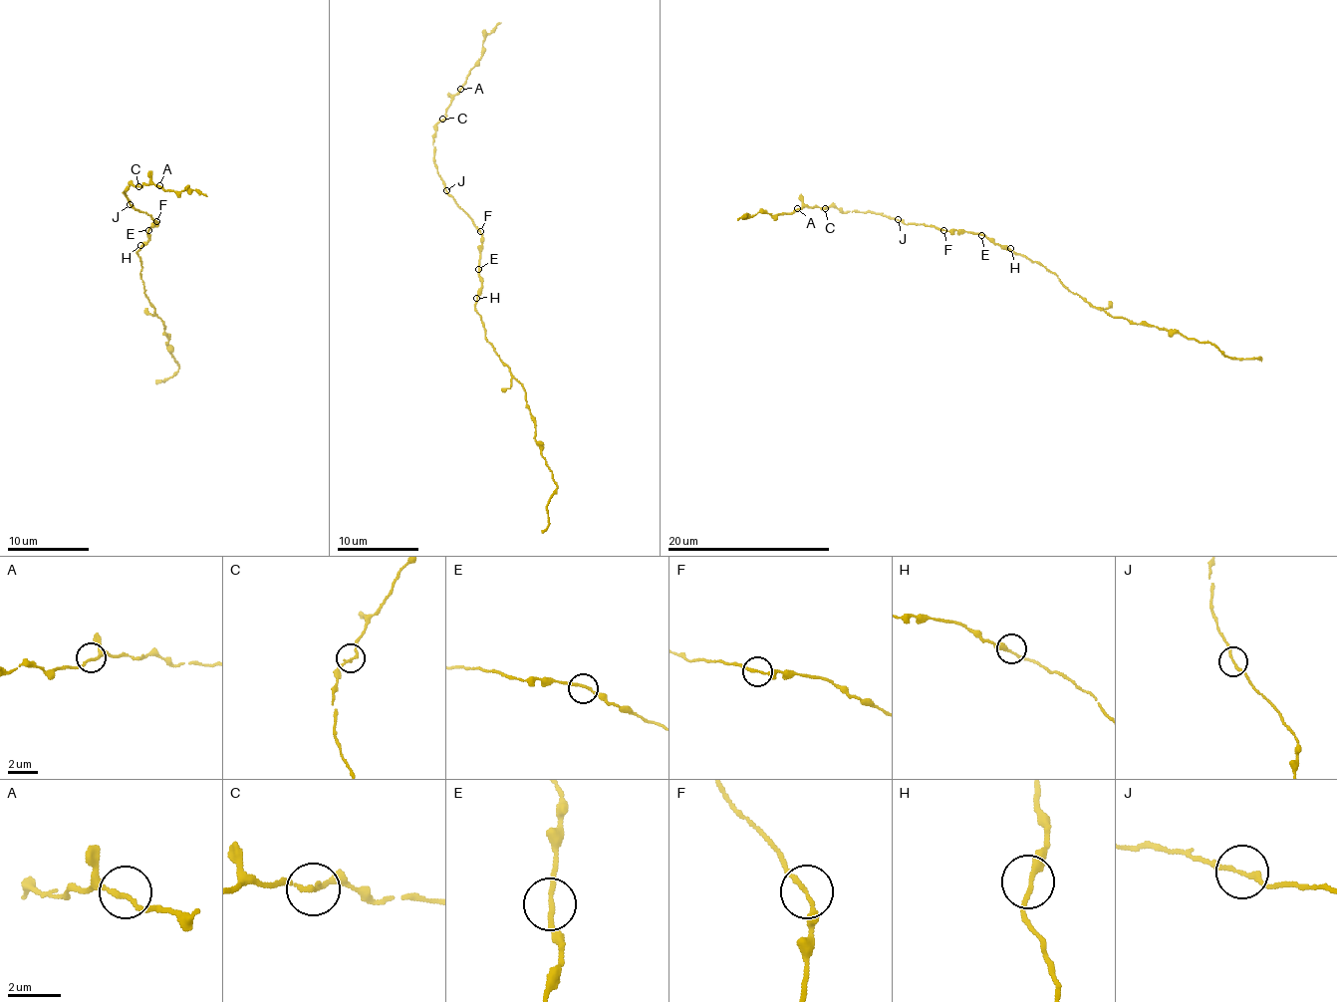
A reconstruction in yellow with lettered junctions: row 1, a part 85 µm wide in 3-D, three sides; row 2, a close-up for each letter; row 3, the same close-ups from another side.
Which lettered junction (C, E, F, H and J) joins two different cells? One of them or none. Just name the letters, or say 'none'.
none

